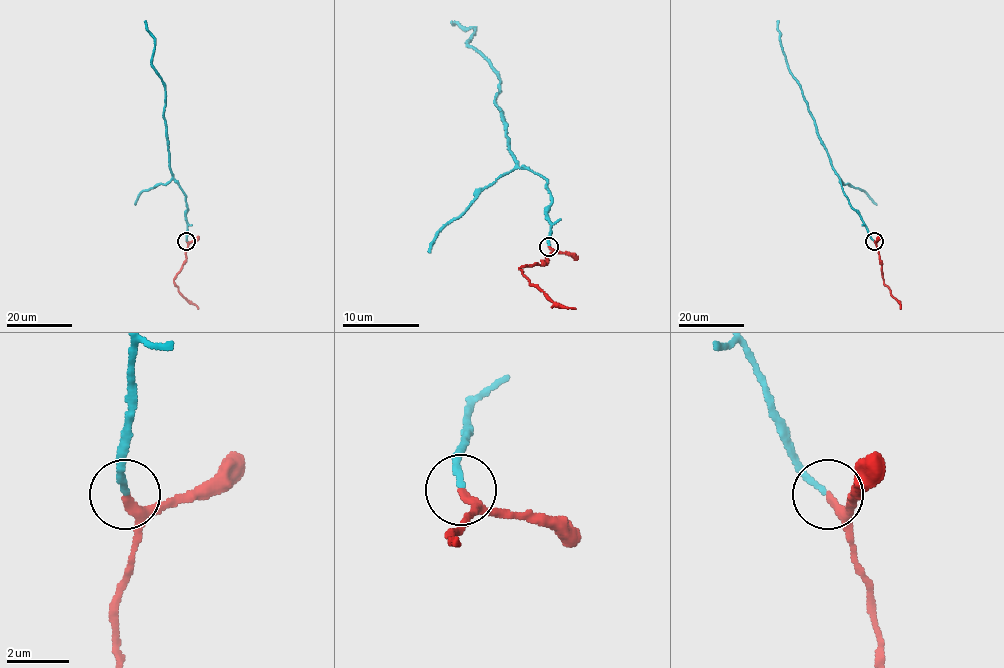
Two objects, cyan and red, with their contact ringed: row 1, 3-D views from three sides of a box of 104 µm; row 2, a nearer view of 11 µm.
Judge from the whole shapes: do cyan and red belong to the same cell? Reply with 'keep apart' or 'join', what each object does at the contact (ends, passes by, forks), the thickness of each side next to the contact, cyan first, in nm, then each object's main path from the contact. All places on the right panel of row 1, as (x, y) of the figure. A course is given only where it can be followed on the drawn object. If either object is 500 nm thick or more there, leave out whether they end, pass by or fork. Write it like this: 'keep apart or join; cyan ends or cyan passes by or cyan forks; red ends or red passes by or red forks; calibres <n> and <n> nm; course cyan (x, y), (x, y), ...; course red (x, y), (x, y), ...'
join; cyan ends; red passes by; calibres 200 and 200 nm; course cyan (873, 240), (845, 195), (800, 84), (787, 65), (777, 20); course red (874, 240), (884, 283), (900, 309)

